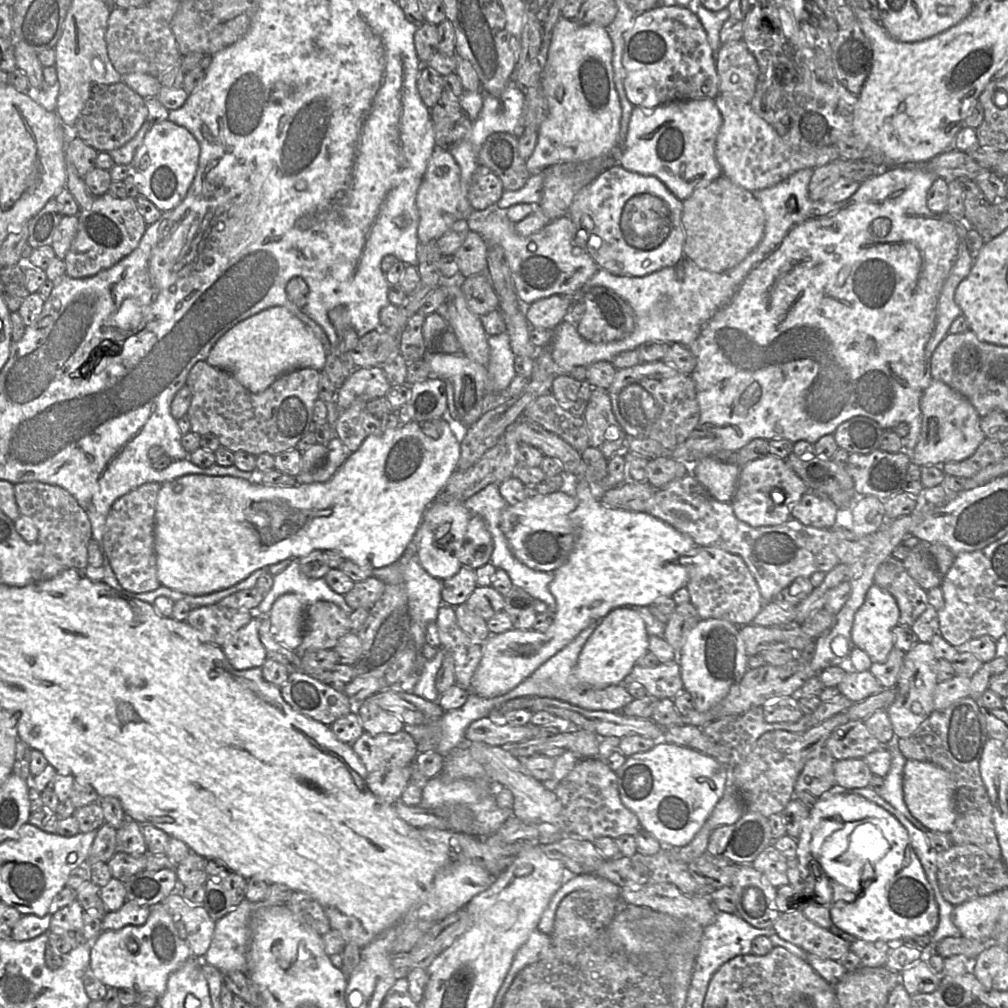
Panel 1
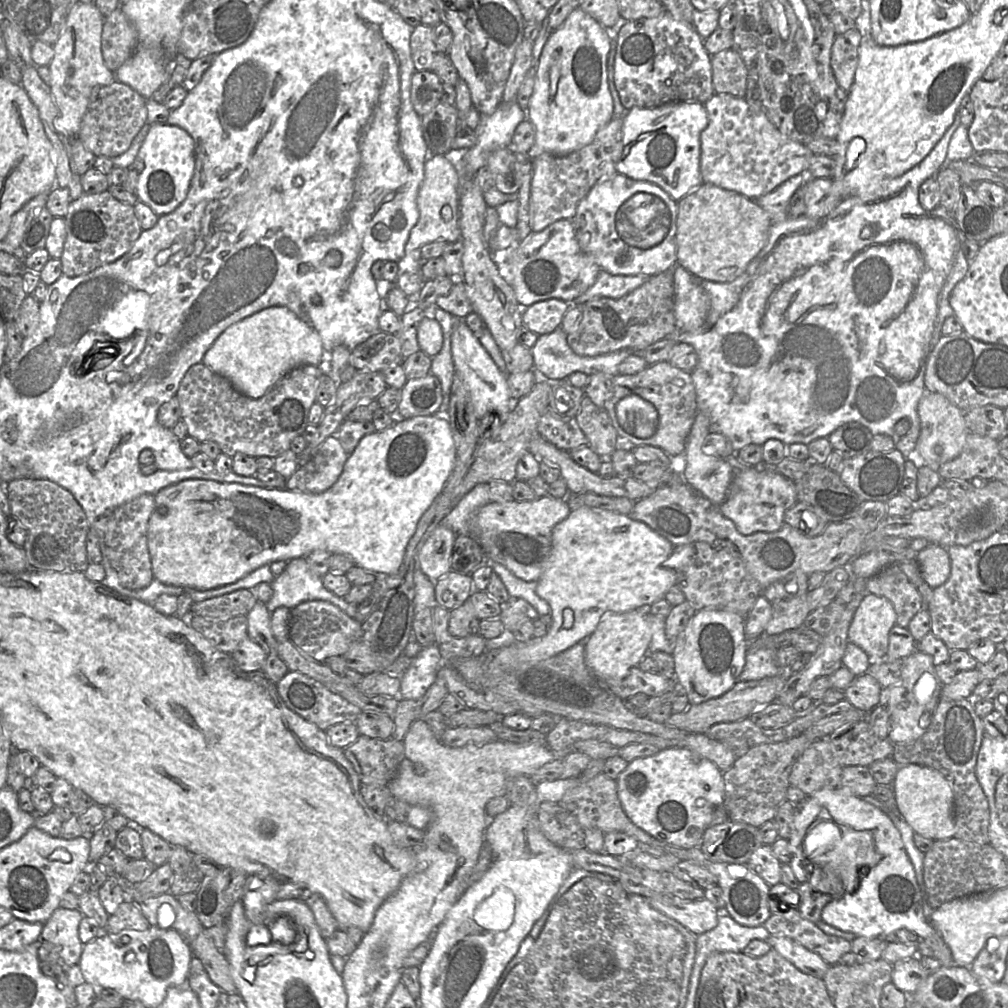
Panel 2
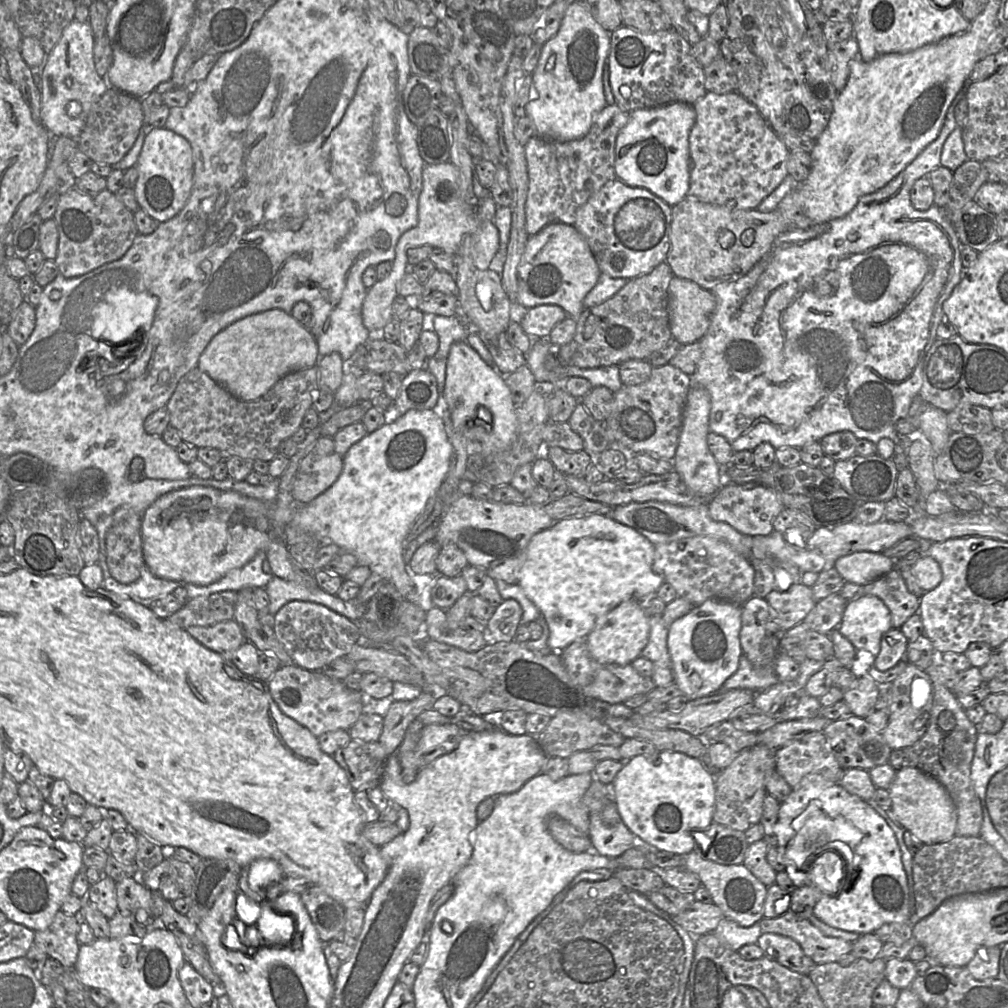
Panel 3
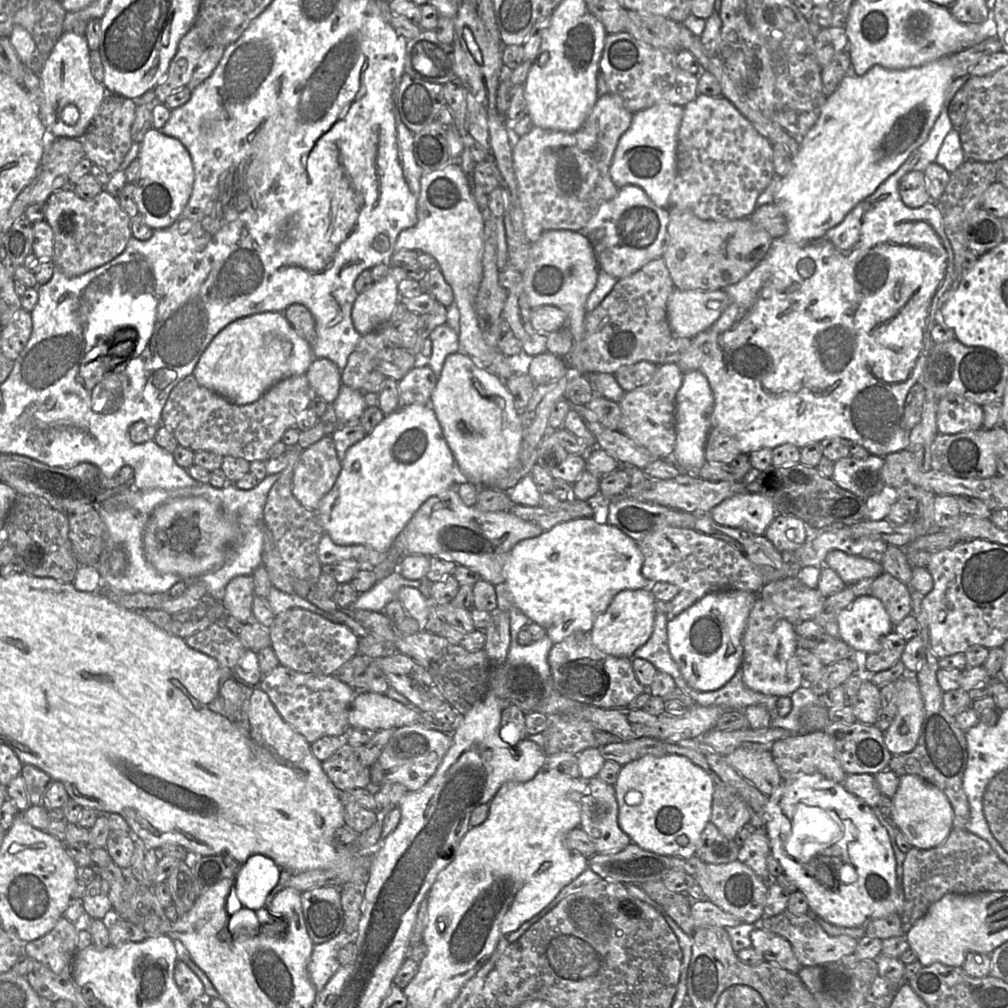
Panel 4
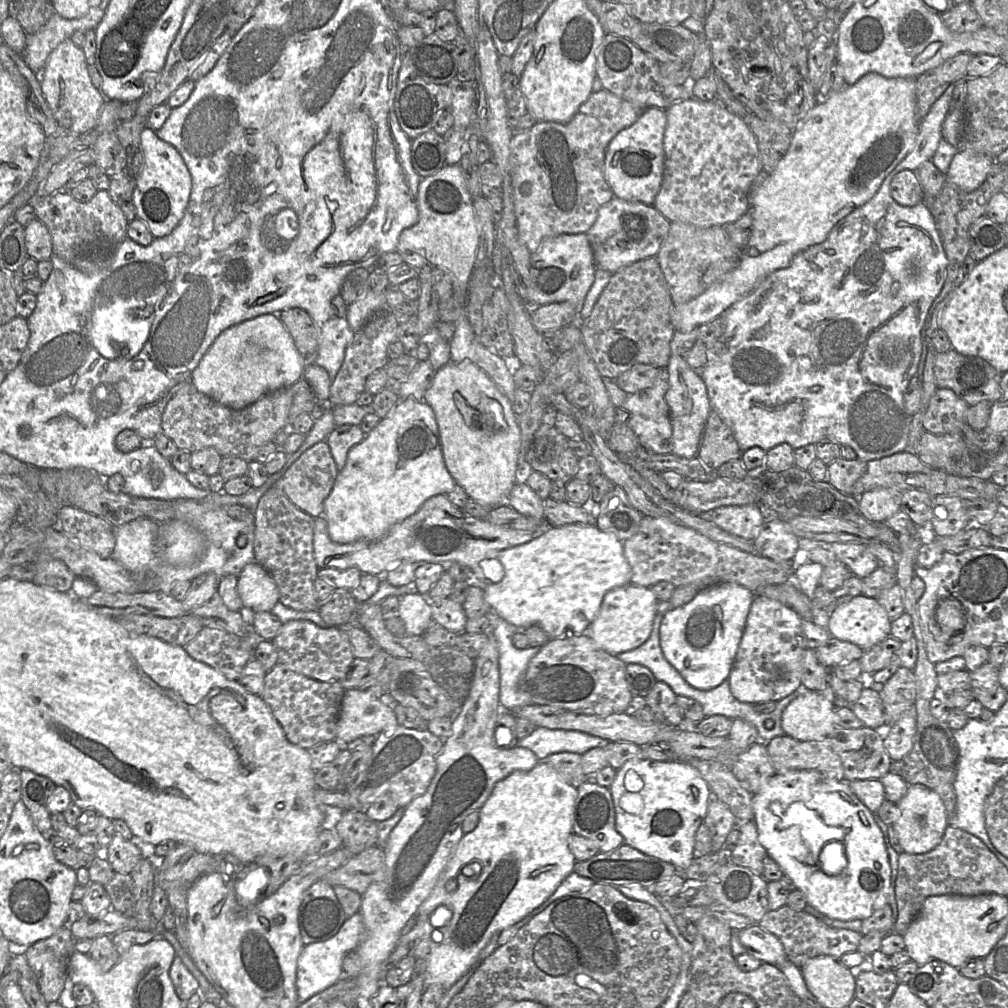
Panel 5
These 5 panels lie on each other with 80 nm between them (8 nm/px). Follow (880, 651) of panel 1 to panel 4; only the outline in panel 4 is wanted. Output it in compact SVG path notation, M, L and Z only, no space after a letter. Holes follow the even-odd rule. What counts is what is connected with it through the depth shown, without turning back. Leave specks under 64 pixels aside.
M871 595L856 597L838 613L836 623L839 638L848 644L854 652L866 654L878 652L881 639L894 627L882 602Z

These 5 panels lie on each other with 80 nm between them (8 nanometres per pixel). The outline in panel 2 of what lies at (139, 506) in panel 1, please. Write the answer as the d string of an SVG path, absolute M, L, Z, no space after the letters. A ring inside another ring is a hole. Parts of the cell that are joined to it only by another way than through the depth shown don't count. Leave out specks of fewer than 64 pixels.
M143 494L117 507L108 521L105 543L111 567L120 584L130 590L147 587L154 579L147 546L147 527L154 509L155 495Z

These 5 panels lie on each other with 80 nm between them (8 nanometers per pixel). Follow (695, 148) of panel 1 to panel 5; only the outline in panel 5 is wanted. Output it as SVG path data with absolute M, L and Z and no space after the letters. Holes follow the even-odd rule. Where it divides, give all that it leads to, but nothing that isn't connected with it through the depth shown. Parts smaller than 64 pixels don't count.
M651 107L644 110L633 125L620 131L611 140L606 151L604 171L615 197L653 205L663 176L666 124L665 109Z

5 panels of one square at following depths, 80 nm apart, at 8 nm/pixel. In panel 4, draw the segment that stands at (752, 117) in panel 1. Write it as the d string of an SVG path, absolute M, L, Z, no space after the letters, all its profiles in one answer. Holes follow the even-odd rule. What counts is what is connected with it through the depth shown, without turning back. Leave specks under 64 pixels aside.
M722 95L698 96L683 106L676 148L676 176L670 207L688 210L702 220L732 221L749 217L761 192L774 176L772 143L762 136L740 111Z

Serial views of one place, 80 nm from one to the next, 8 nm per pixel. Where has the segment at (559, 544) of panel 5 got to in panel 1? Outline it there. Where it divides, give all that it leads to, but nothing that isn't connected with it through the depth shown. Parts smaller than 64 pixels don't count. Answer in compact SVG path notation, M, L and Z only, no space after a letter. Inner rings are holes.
M578 480L574 491L570 491L578 501L572 519L579 528L579 535L568 560L554 572L549 585L549 591L556 601L553 624L546 633L533 629L512 629L491 635L483 645L483 655L472 679L471 690L474 694L482 698L495 698L508 693L573 641L582 630L599 622L612 610L633 606L649 607L659 598L671 597L678 589L686 586L688 572L678 563L678 559L696 546L692 538L645 511L634 512L604 506L595 495L597 486Z

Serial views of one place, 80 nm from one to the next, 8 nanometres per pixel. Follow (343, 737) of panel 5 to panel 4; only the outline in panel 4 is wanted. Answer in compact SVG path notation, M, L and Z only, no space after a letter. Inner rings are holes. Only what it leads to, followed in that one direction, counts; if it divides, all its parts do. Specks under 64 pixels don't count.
M373 692L357 693L349 712L350 728L365 728L373 731L396 729L415 724L420 711L409 708Z

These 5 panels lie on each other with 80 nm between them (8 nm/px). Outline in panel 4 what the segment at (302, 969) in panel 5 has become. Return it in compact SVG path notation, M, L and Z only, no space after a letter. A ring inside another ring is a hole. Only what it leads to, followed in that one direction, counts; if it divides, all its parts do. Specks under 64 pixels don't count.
M342 929L327 942L314 944L307 971L317 992L324 989L332 976L340 968L338 951L349 942L355 942L356 933L348 933Z

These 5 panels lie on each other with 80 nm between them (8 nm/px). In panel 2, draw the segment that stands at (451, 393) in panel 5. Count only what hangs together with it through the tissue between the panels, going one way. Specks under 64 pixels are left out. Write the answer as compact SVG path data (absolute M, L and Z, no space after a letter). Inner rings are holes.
M463 319L457 321L451 336L451 355L454 374L468 390L476 418L481 420L485 414L494 413L498 416L500 425L503 424L513 410L514 401L517 400L510 394L506 375L499 370Z

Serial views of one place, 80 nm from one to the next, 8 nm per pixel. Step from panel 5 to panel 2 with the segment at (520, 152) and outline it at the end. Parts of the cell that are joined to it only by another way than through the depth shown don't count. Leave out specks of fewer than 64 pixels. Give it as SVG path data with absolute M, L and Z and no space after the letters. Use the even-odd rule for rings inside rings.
M614 116L595 135L591 143L567 155L543 153L533 159L530 187L530 227L539 232L560 219L571 219L578 203L600 181L612 177L621 154L624 117Z

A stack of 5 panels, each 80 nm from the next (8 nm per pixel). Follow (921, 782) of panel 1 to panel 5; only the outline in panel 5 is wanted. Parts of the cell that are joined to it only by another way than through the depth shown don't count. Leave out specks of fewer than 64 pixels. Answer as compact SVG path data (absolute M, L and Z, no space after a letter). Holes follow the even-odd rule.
M915 784L909 785L906 794L897 803L899 817L893 827L904 852L922 854L931 851L942 840L946 828L949 826L949 815L941 797L930 788Z

